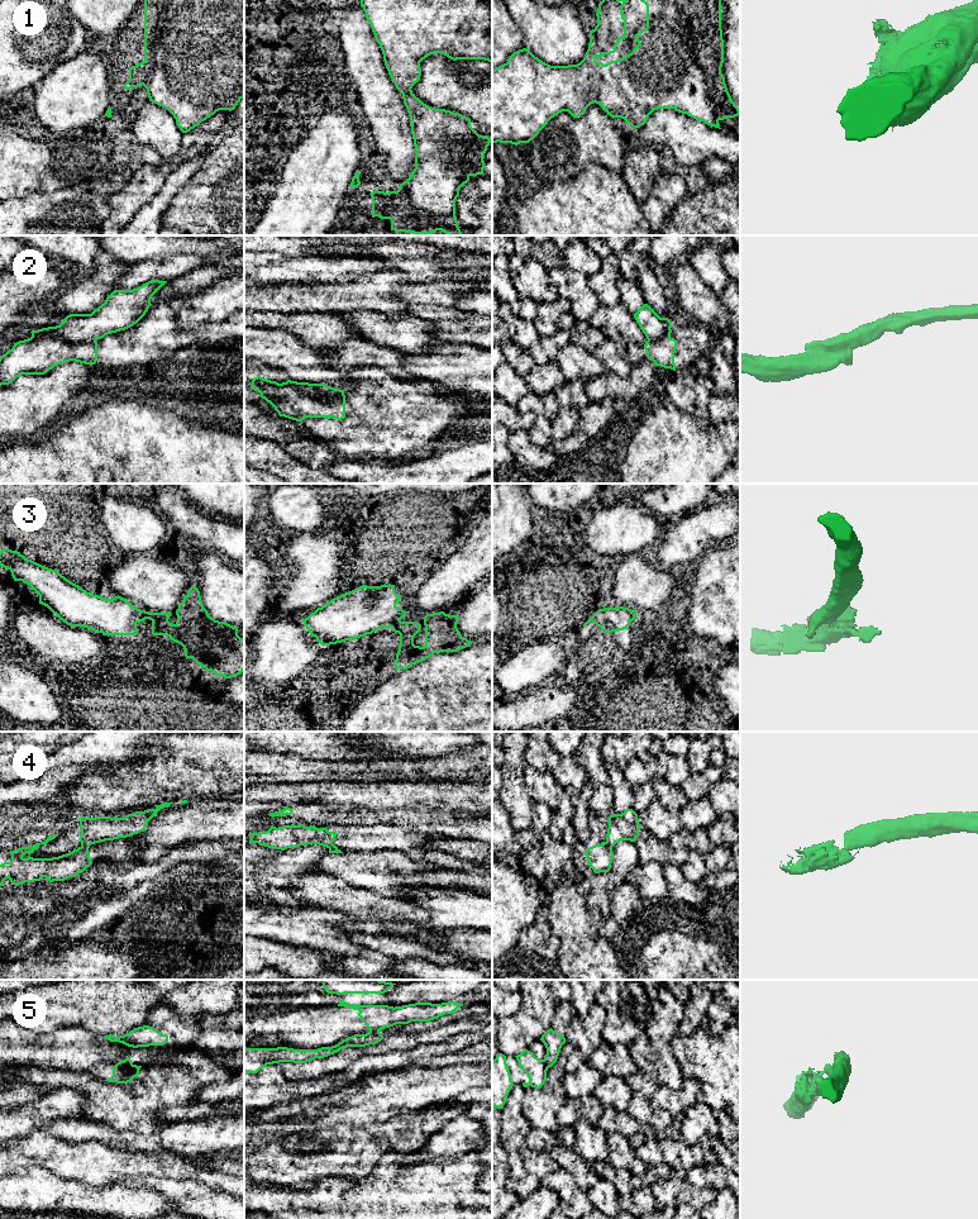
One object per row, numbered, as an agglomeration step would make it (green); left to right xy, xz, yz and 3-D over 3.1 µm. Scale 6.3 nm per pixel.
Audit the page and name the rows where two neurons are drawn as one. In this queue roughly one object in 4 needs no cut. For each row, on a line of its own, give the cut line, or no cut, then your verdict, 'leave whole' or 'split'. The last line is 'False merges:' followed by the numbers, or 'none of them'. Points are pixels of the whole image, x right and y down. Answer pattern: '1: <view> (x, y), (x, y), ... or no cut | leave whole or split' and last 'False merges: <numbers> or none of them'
1: no cut | leave whole
2: xy (32, 336), (51, 334), (70, 341), (95, 342) | split
3: no cut | leave whole
4: xy (81, 844), (89, 846) | split
5: xz (378, 1031), (368, 1033) | split
False merges: 2, 4, 5

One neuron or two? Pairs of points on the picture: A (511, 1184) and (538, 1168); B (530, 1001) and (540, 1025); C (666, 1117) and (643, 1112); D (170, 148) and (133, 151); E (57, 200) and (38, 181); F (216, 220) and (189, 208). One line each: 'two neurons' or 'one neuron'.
A: one neuron
B: one neuron
C: one neuron
D: two neurons
E: two neurons
F: one neuron

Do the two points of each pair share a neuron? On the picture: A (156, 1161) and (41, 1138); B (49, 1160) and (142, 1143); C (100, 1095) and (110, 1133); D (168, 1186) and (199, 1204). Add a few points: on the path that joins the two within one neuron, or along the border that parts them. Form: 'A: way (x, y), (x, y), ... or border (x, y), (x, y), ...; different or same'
A: way (127, 1162), (70, 1161); same
B: border (82, 1142), (100, 1142), (113, 1148), (138, 1152); different
C: border (85, 1118), (118, 1129), (133, 1129), (137, 1133); different
D: way (176, 1191), (186, 1200), (191, 1200); same

